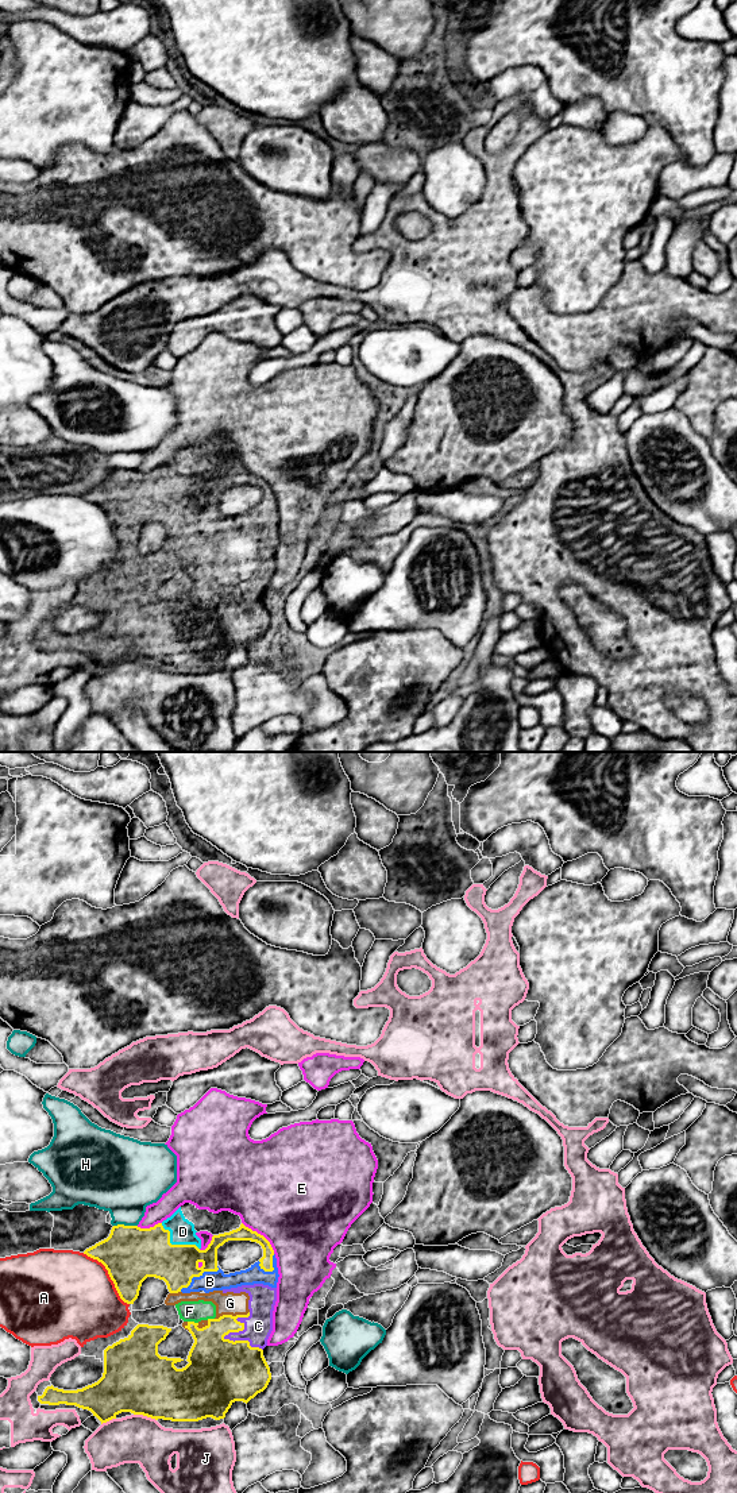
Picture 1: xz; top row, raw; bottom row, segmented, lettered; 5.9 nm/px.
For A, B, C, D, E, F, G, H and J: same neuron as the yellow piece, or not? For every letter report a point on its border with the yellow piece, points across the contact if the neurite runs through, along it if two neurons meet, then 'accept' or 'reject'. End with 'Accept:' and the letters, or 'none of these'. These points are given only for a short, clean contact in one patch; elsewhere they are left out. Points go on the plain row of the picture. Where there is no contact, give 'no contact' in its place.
A: contact xz (110, 520); reject
B: contact xz (197, 520); accept
C: contact xz (228, 583); accept
D: contact xz (174, 489); accept
E: contact xz (259, 478); reject
F: contact xz (193, 566); accept
G: contact xz (231, 559); accept
H: contact xz (123, 469); reject
J: contact xz (145, 659); reject
Accept: B, C, D, F, G

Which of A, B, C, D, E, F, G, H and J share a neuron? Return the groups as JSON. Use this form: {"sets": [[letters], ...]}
{"sets": [["A"], ["B", "C", "D", "F", "G"], ["E"], ["H"], ["J"]]}

